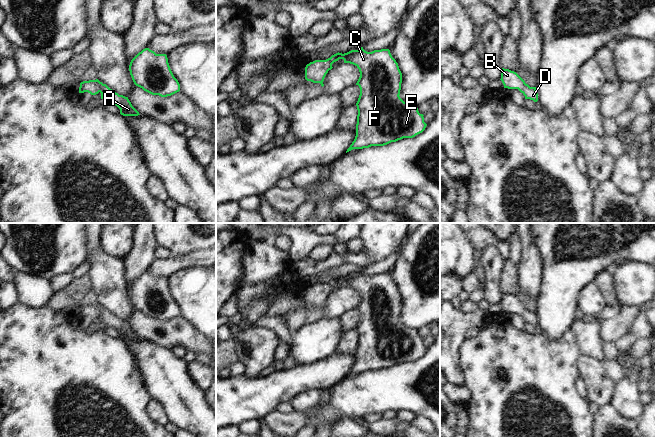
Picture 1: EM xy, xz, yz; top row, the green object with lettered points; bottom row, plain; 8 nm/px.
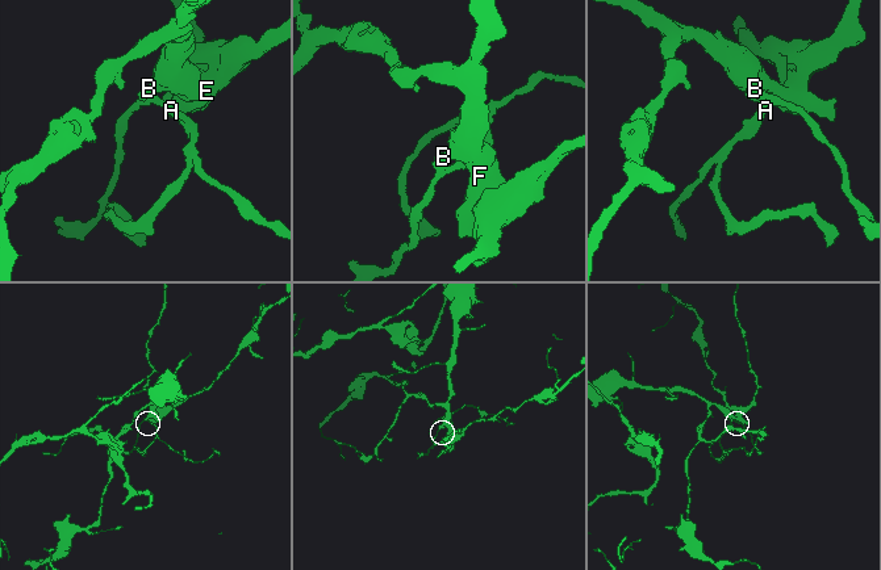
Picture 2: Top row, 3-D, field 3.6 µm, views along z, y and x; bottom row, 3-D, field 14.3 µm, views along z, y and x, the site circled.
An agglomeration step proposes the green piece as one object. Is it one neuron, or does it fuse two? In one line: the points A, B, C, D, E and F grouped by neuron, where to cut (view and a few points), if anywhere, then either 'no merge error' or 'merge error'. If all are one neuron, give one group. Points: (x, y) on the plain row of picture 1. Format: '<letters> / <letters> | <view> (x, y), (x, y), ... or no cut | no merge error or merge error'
A / B C D E F | xy (98, 305), (100, 315) | merge error

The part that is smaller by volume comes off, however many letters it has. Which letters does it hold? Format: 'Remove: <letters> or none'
Remove: A

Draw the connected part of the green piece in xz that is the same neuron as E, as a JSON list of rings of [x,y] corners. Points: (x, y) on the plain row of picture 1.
[[[361,271],[344,278],[338,276],[326,284],[315,284],[306,289],[305,303],[323,307],[332,288],[339,283],[355,289],[360,296],[356,307],[360,312],[356,360],[346,377],[413,362],[425,354],[424,339],[399,320],[402,297],[389,273],[367,276]]]

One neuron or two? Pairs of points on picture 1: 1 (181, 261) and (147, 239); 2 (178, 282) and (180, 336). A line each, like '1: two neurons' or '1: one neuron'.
1: two neurons
2: two neurons

